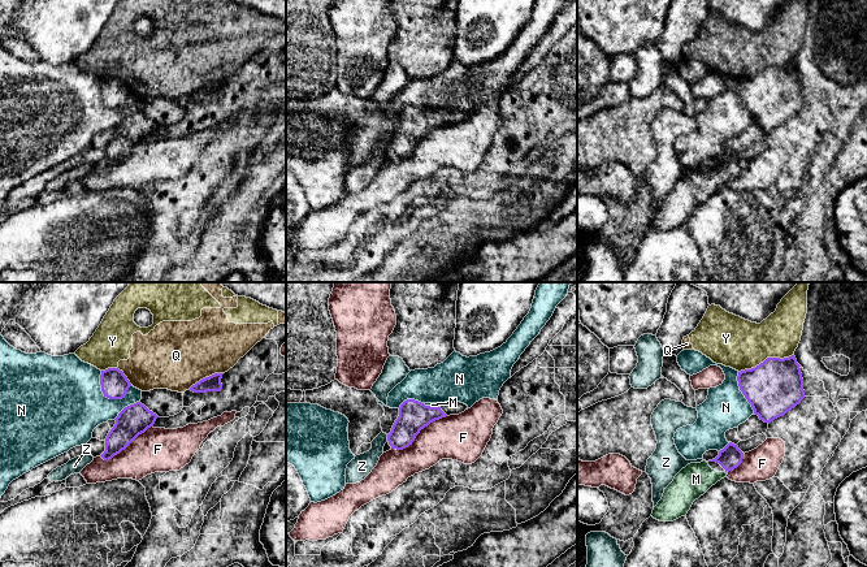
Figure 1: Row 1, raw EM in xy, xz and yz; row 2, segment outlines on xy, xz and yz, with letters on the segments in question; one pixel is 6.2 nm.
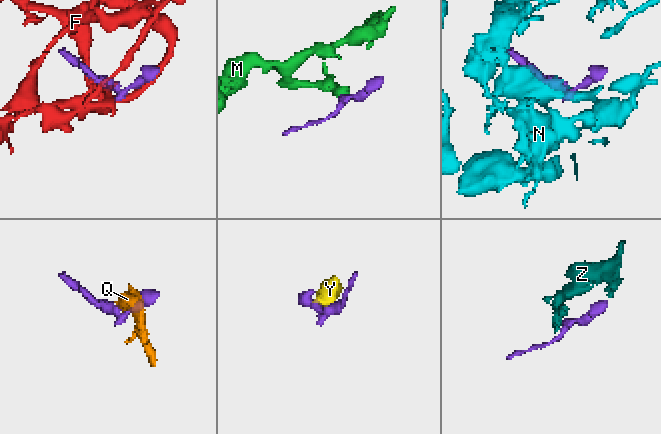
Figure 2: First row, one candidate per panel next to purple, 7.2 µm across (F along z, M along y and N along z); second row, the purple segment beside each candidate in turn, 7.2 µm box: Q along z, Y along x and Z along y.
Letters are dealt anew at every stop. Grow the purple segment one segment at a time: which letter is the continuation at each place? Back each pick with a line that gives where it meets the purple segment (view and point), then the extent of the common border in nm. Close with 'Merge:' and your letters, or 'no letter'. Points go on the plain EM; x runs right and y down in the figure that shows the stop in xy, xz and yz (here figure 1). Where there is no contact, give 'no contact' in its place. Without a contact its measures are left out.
M: xz (432, 116) | 110 nm
Merge: M

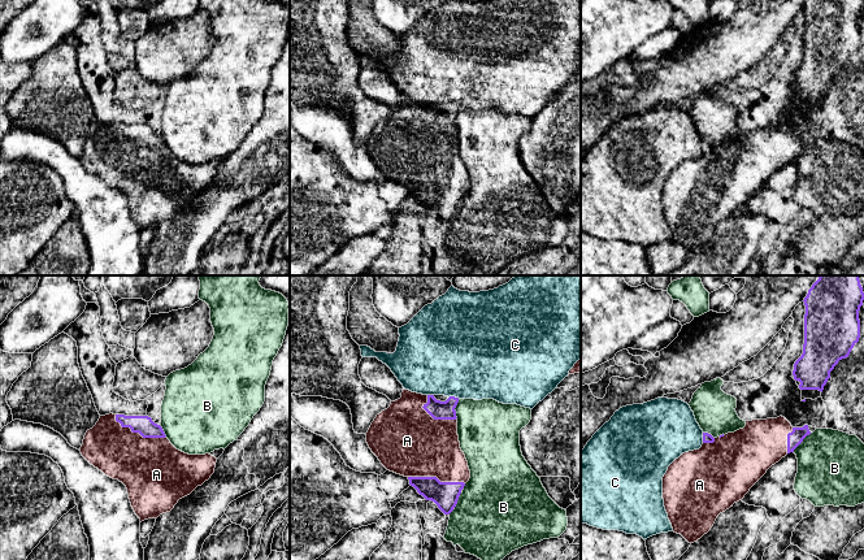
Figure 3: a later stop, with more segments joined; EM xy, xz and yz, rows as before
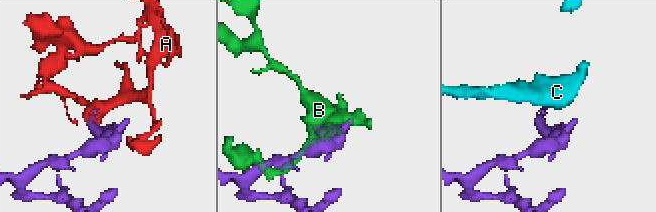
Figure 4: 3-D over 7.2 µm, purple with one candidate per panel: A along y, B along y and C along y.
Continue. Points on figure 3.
A: xy (138, 140) | 340 nm
Merge: A

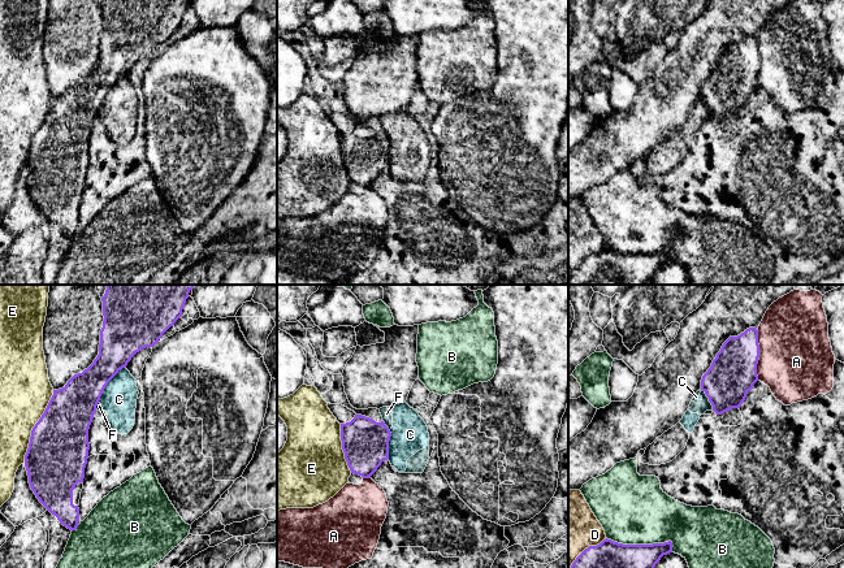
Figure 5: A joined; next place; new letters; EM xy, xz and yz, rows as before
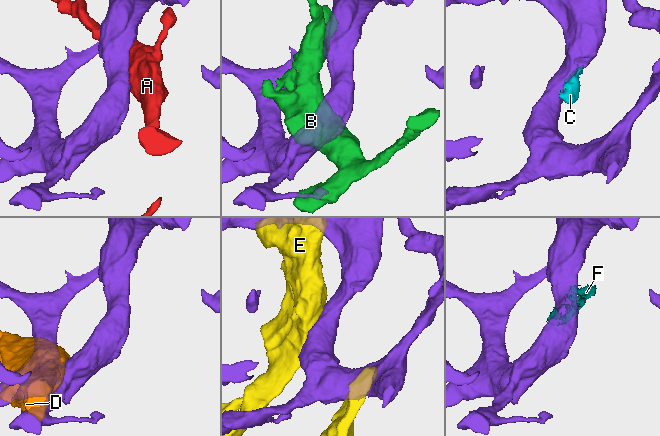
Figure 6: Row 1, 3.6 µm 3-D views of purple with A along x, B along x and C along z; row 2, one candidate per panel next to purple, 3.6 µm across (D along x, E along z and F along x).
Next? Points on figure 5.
Merge: no letter

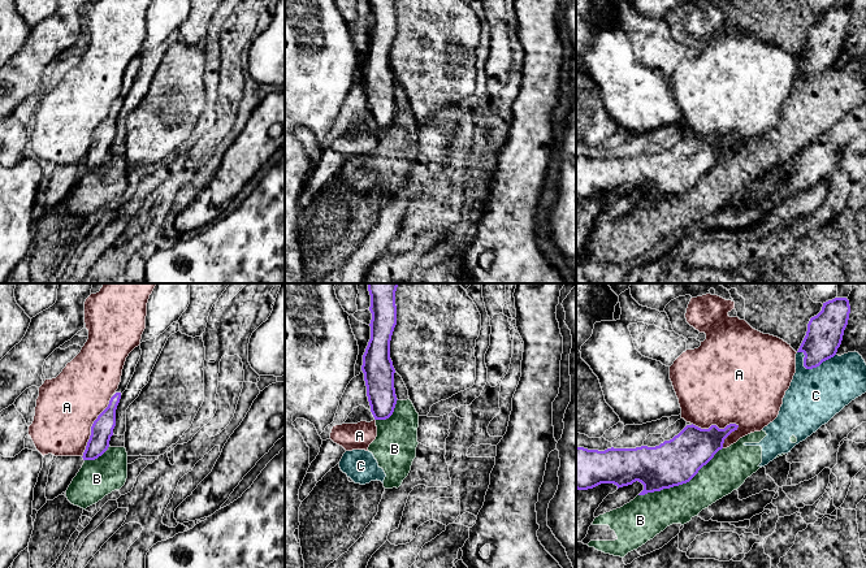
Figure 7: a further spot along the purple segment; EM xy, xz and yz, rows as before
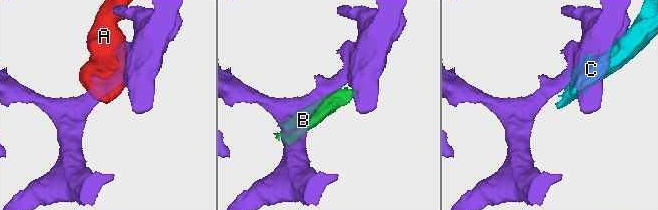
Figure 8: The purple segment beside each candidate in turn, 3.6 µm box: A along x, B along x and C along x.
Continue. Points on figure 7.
Merge: no letter

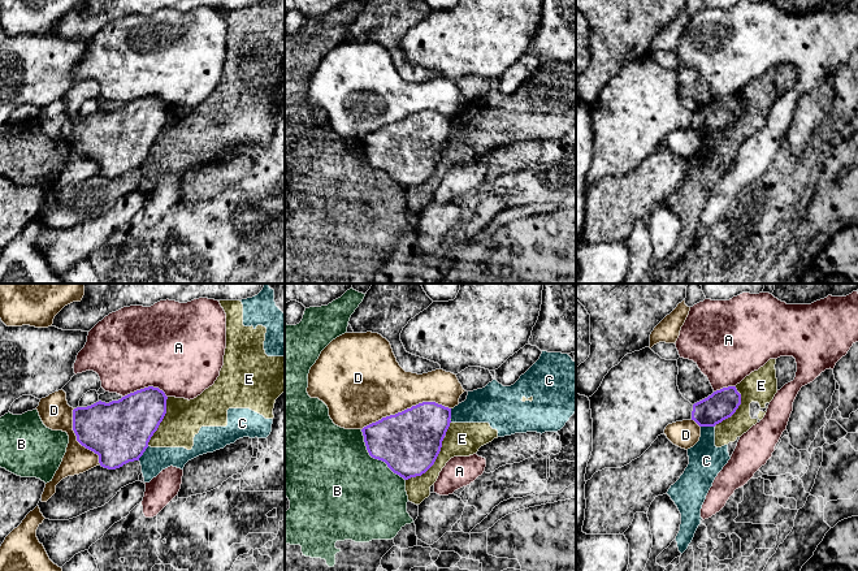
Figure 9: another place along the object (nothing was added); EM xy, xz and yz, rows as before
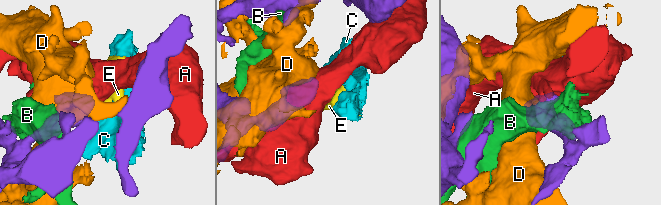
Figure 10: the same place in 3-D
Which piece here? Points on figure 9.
Merge: no letter

